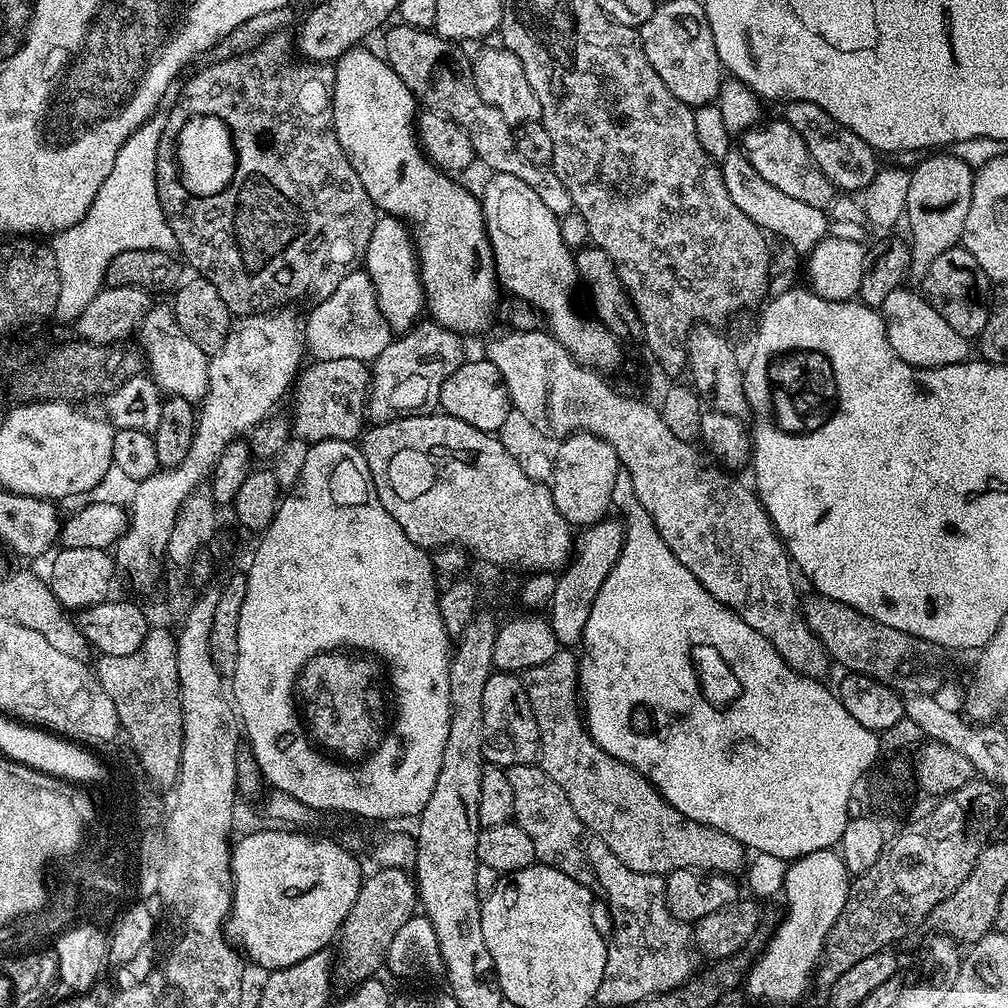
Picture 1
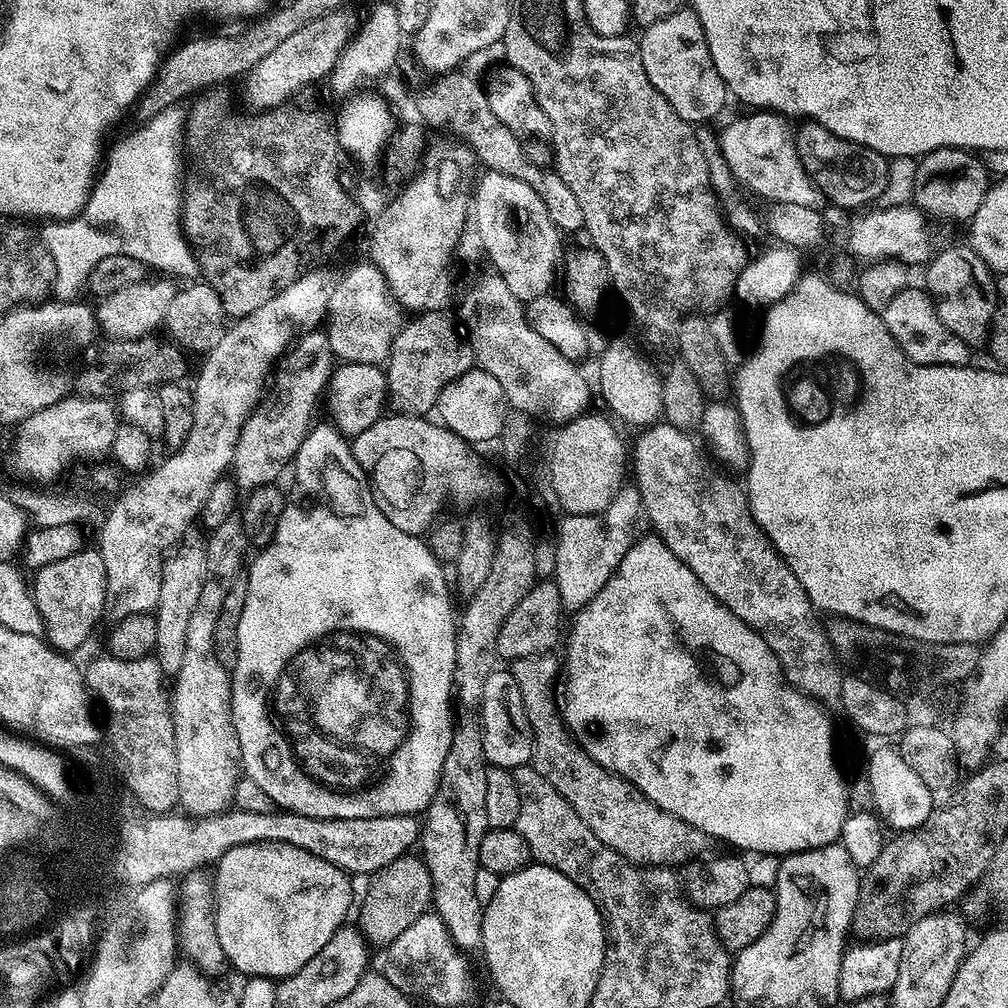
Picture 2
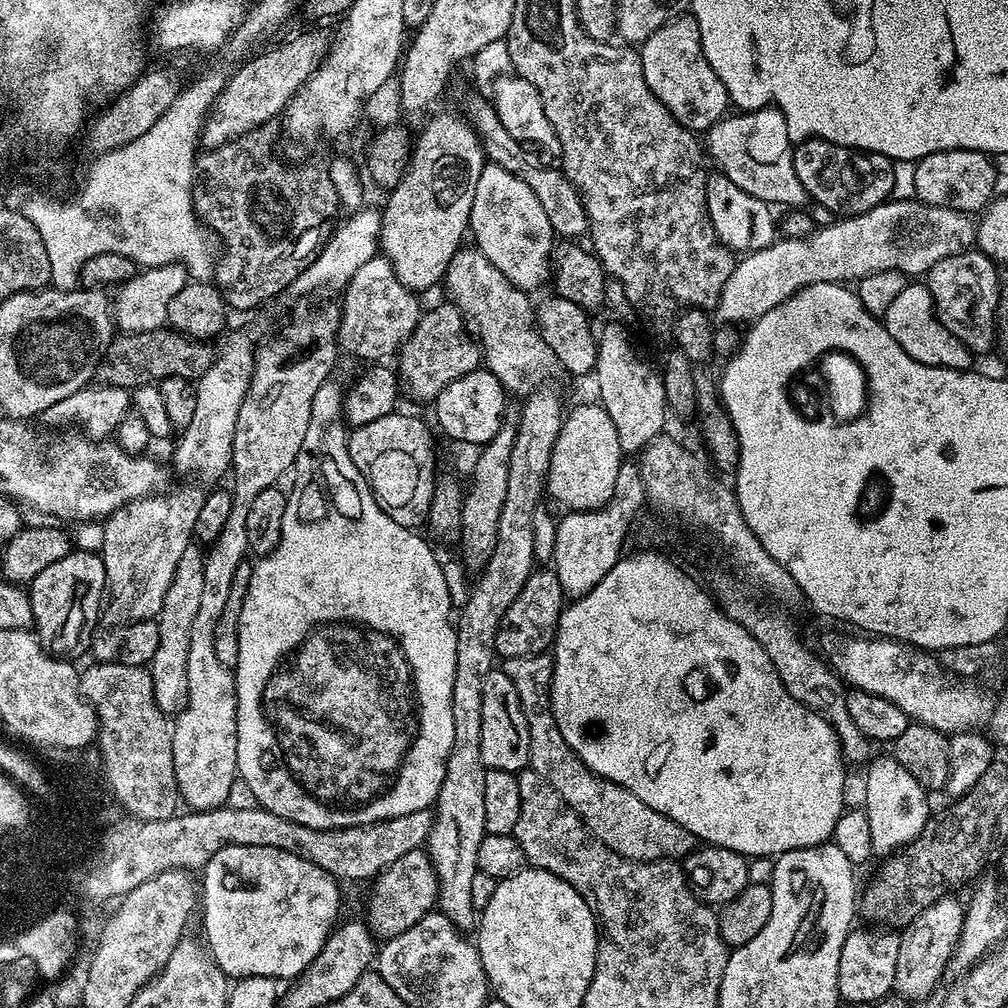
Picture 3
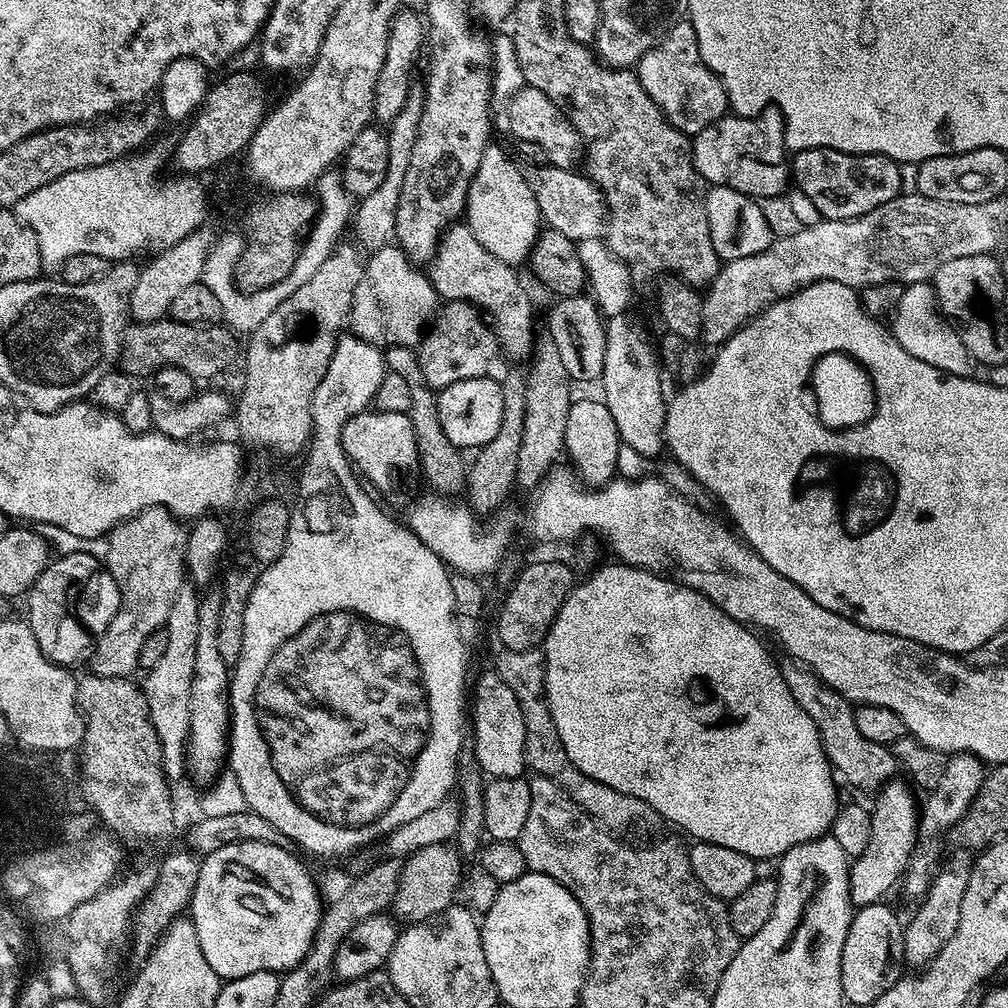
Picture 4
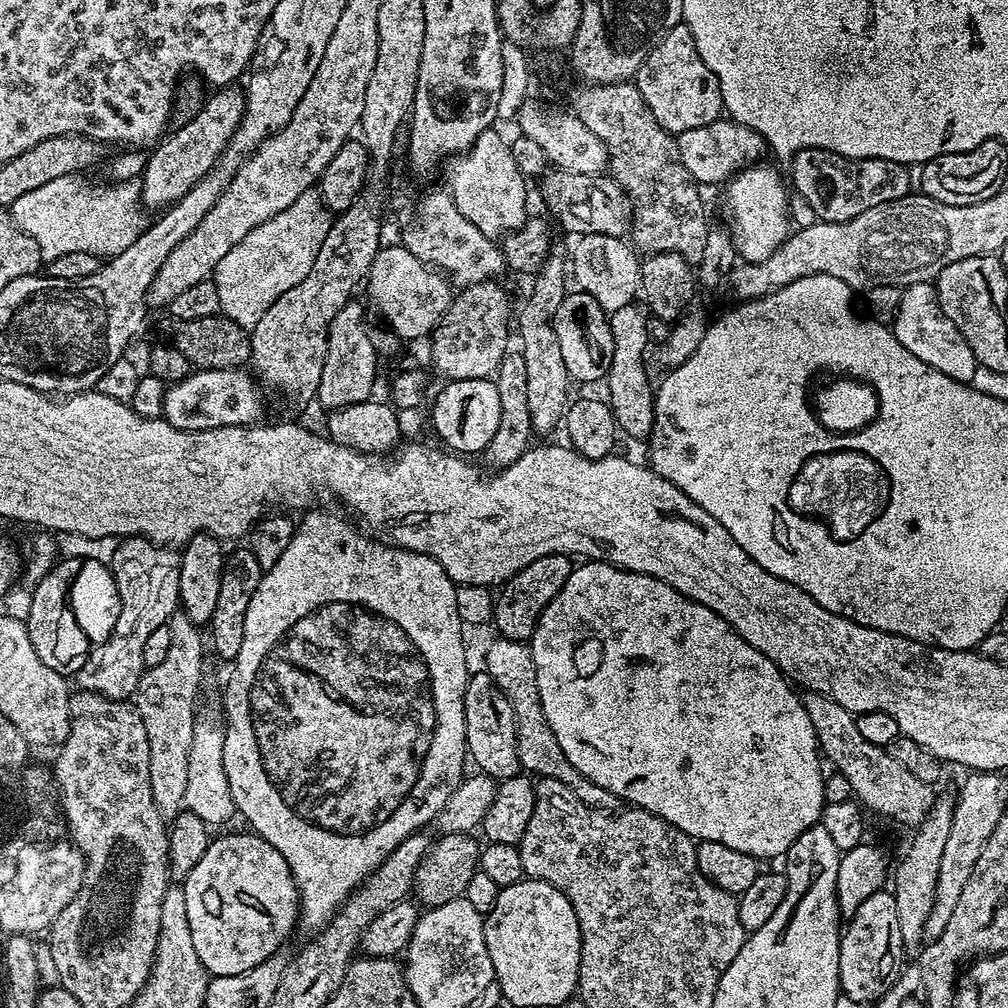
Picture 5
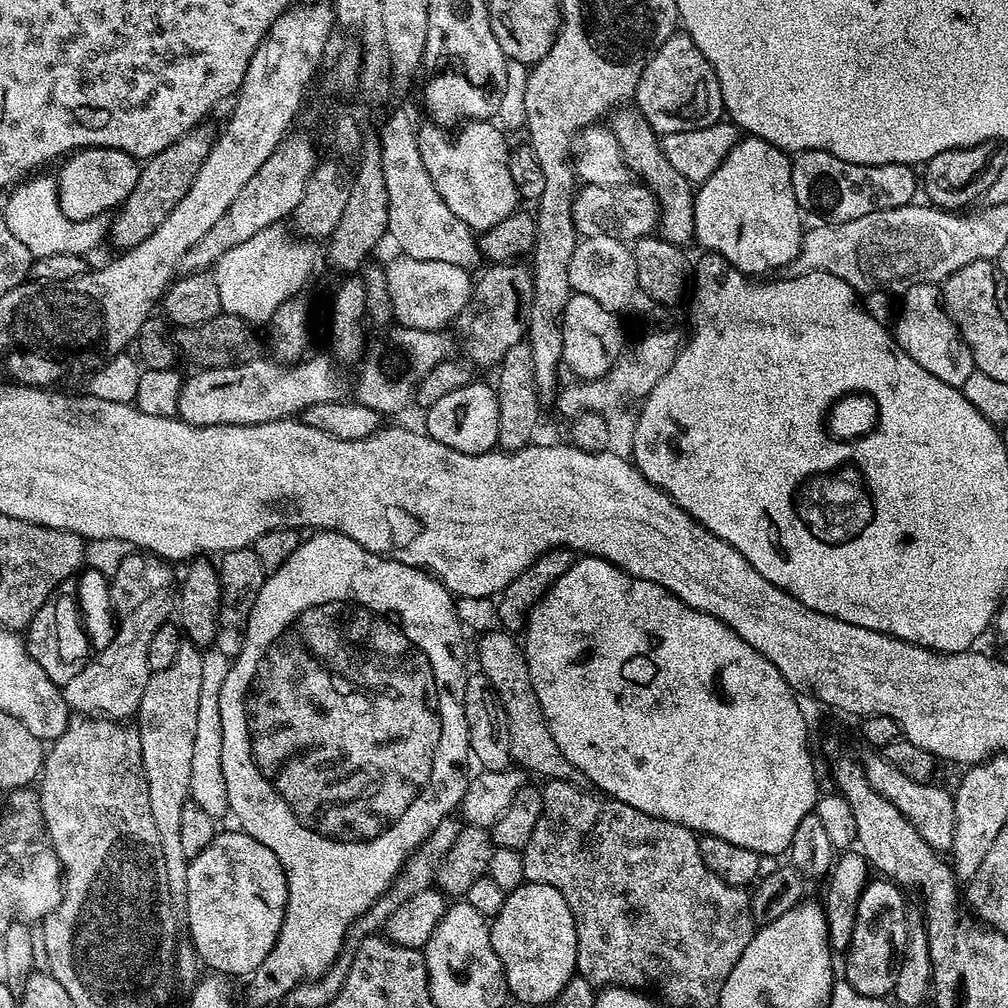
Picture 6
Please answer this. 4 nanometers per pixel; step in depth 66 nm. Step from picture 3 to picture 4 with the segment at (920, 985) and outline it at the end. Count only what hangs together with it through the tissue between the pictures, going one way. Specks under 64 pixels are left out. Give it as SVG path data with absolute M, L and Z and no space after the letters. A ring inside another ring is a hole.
M967 855L956 856L948 865L941 867L932 877L932 884L922 898L920 909L912 916L912 921L904 924L904 964L923 966L929 964L938 950L958 930L958 918L962 914L962 894L966 894L966 882L970 871L970 860Z

